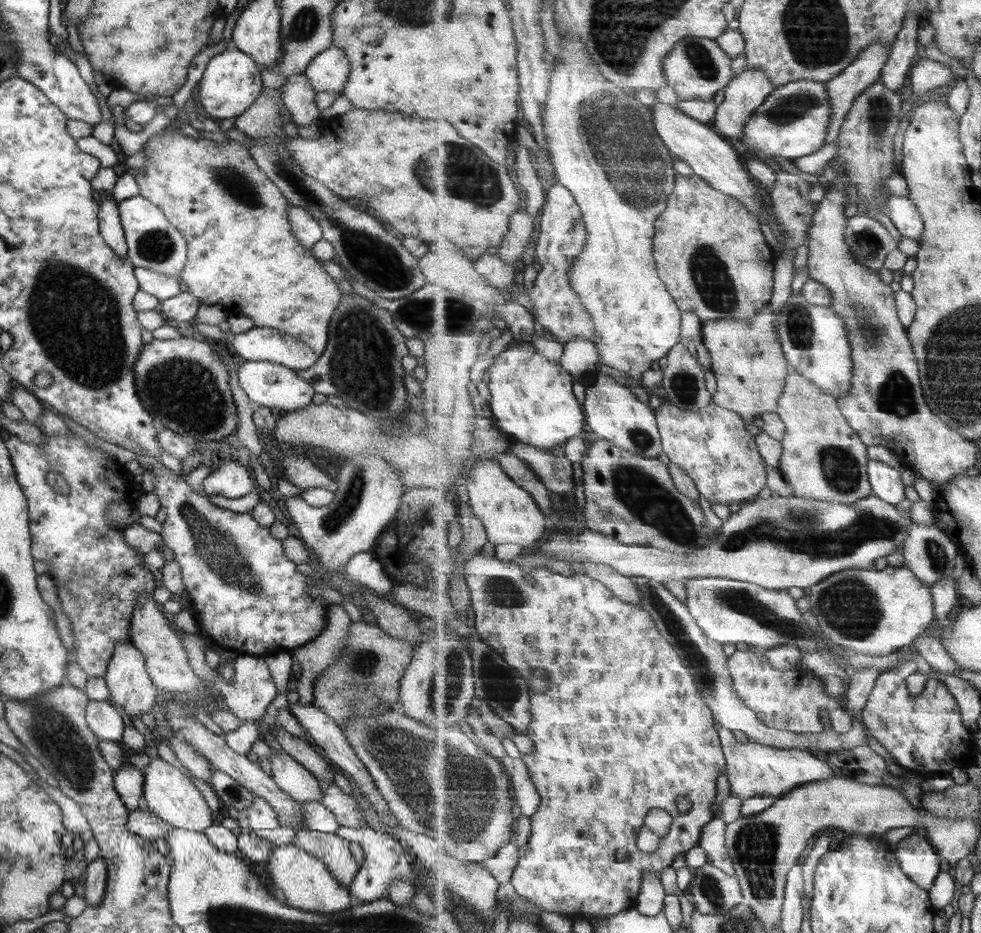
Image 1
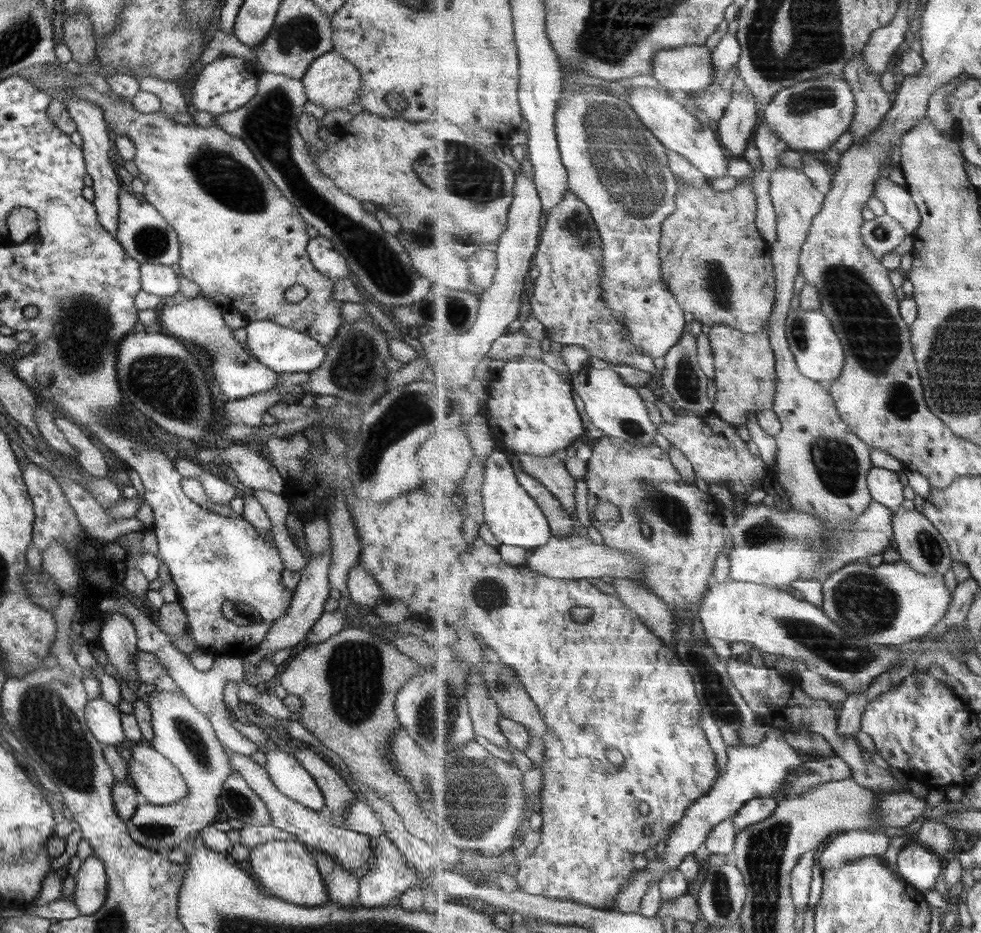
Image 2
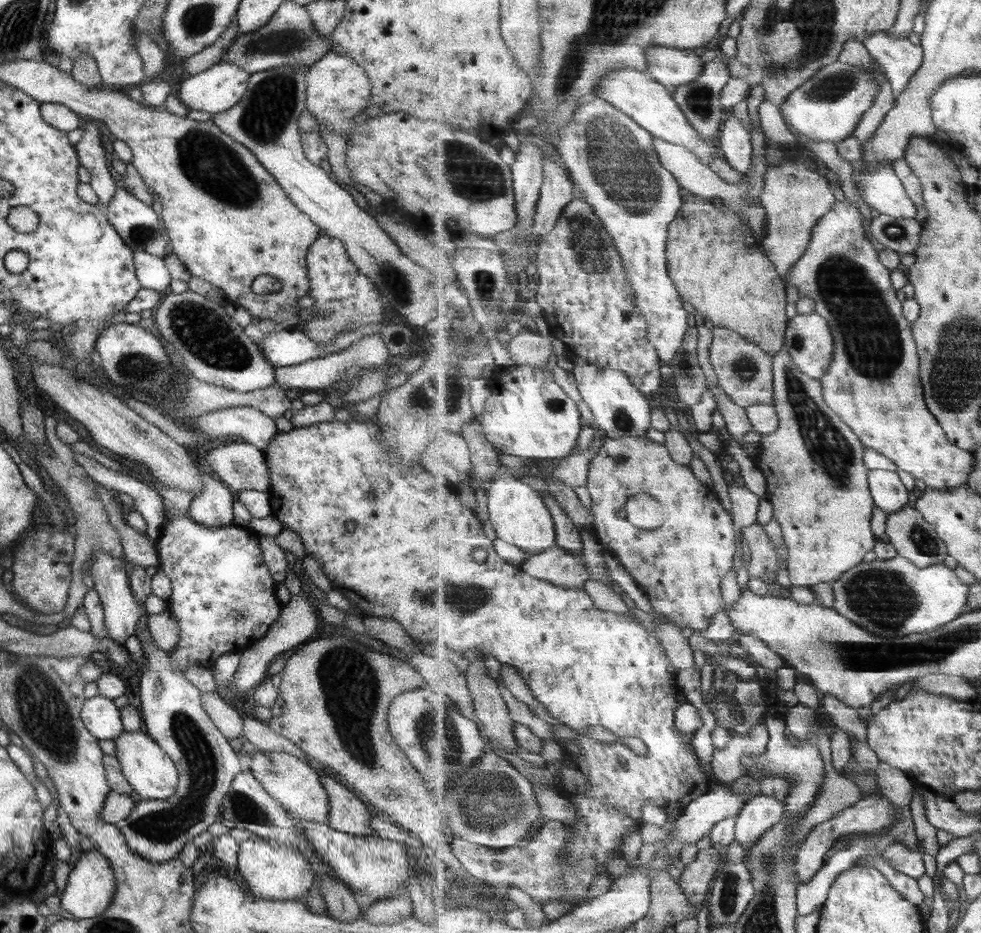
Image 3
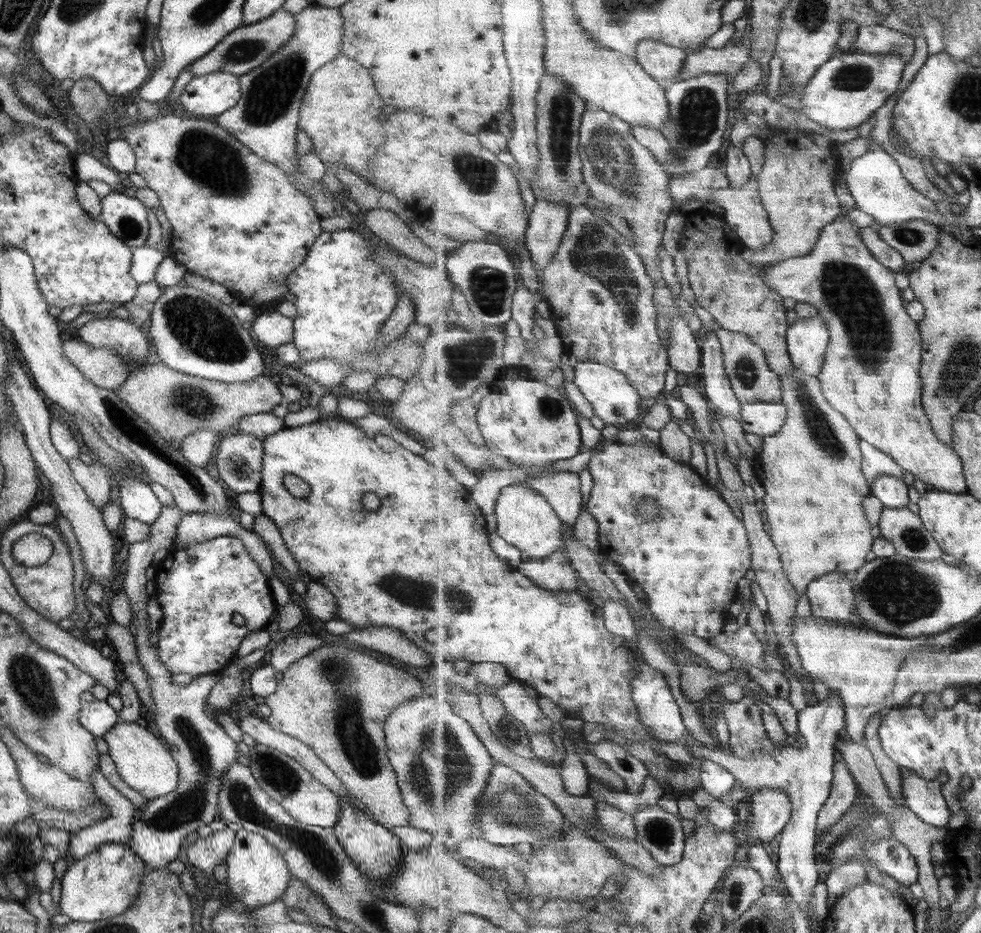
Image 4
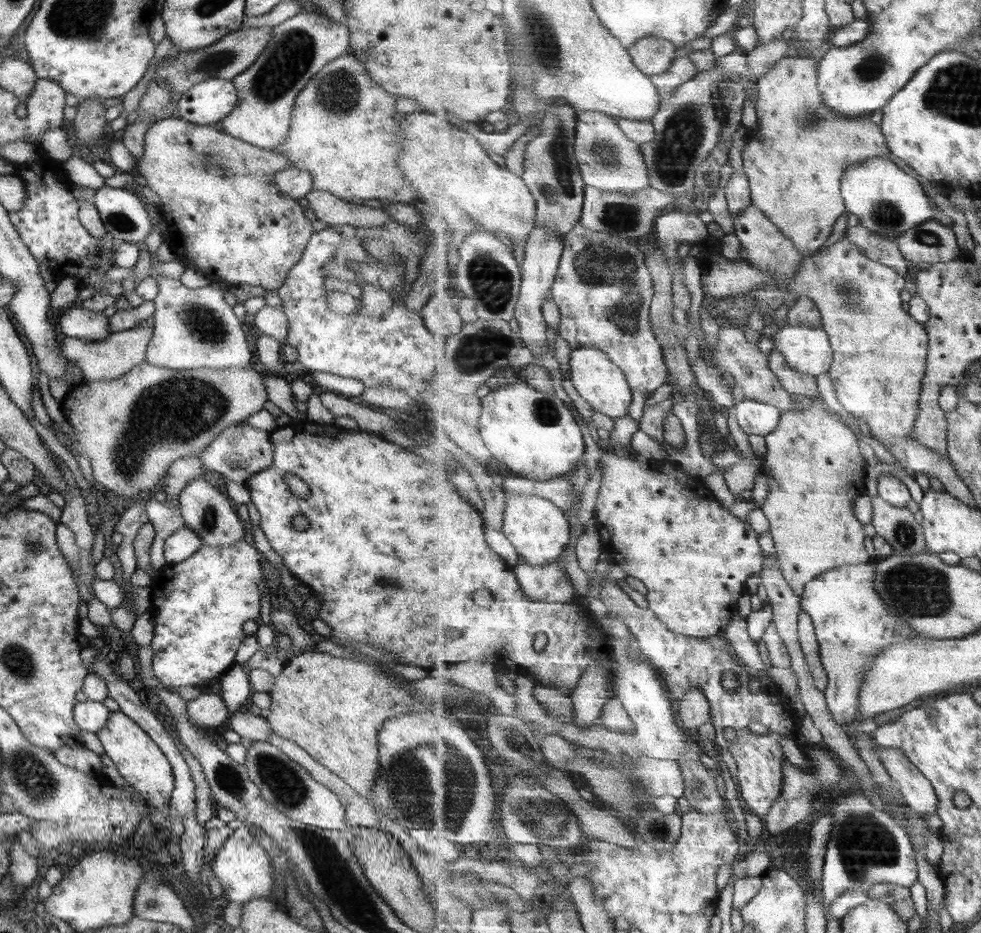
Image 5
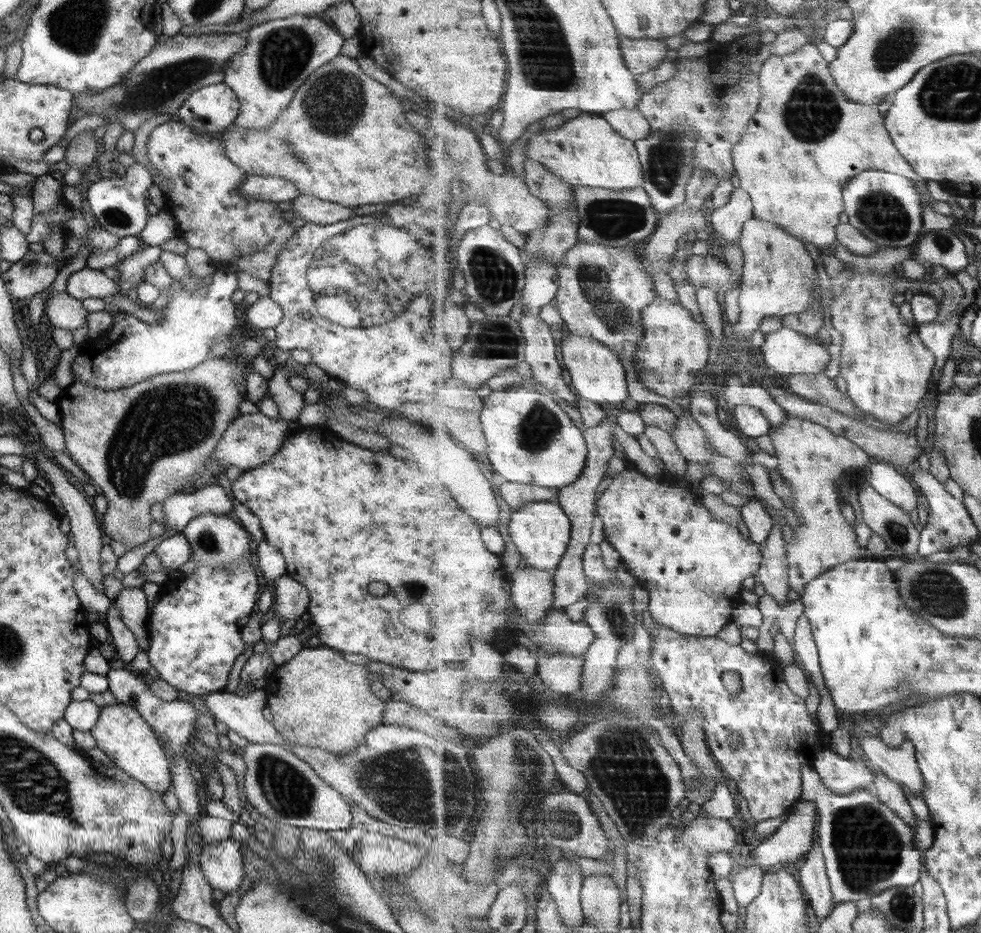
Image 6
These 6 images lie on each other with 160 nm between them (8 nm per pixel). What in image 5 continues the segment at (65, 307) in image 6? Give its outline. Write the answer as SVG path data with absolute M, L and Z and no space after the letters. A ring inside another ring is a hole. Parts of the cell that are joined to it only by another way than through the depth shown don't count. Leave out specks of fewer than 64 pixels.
M76 303L56 313L55 323L59 325L63 336L84 339L87 342L92 339L100 341L111 334L107 333L109 318L102 312L84 310Z

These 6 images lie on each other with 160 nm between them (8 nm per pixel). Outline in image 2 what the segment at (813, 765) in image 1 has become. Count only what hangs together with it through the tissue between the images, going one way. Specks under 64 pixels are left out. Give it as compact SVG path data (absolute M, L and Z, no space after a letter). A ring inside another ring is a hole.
M777 728L769 730L763 742L757 746L727 745L727 758L726 773L719 776L712 791L697 800L693 806L689 806L681 822L672 828L670 837L665 840L665 853L657 854L656 861L651 861L646 869L633 873L630 883L615 897L611 910L640 912L642 900L656 880L660 881L671 869L676 869L687 854L697 852L703 844L706 844L713 828L727 818L737 816L747 802L760 797L775 799L783 792L783 788L787 790L788 772L802 763L795 749L785 740L785 730Z

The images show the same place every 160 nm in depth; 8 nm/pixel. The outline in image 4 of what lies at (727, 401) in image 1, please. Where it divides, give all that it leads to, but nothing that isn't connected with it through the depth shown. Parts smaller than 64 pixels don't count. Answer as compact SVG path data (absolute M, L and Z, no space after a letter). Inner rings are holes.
M718 327L717 330L722 351L724 354L725 368L730 378L733 390L742 404L747 403L781 403L784 398L780 376L769 366L764 350L745 333L733 332L729 329Z

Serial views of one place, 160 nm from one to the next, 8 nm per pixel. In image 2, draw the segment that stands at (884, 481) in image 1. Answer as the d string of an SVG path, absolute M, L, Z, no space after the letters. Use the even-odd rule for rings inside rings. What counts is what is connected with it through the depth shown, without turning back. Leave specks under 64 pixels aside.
M874 466L868 476L868 487L872 498L893 511L899 511L905 502L903 484L899 482L899 472Z

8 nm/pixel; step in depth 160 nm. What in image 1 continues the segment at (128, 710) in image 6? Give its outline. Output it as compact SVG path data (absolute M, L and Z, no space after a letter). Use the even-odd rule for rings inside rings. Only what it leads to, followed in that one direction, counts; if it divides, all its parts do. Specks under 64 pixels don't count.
M150 758L142 769L143 796L141 806L147 808L158 819L164 820L175 829L202 831L211 825L211 811L197 788L185 775L160 758Z

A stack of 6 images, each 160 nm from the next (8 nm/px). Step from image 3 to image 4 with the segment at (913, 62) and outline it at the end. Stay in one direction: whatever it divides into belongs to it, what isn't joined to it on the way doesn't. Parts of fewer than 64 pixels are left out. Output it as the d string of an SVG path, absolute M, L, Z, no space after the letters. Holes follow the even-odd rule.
M862 26L858 32L856 47L871 54L899 53L907 63L915 54L915 37L887 26Z

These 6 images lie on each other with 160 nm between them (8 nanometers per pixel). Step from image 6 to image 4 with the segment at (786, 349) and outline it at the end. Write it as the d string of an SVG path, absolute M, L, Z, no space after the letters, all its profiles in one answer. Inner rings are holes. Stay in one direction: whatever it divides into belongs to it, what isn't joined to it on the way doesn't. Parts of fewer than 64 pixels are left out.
M820 315L807 319L797 317L786 337L795 367L818 377L822 373L830 343L830 330L825 320Z

